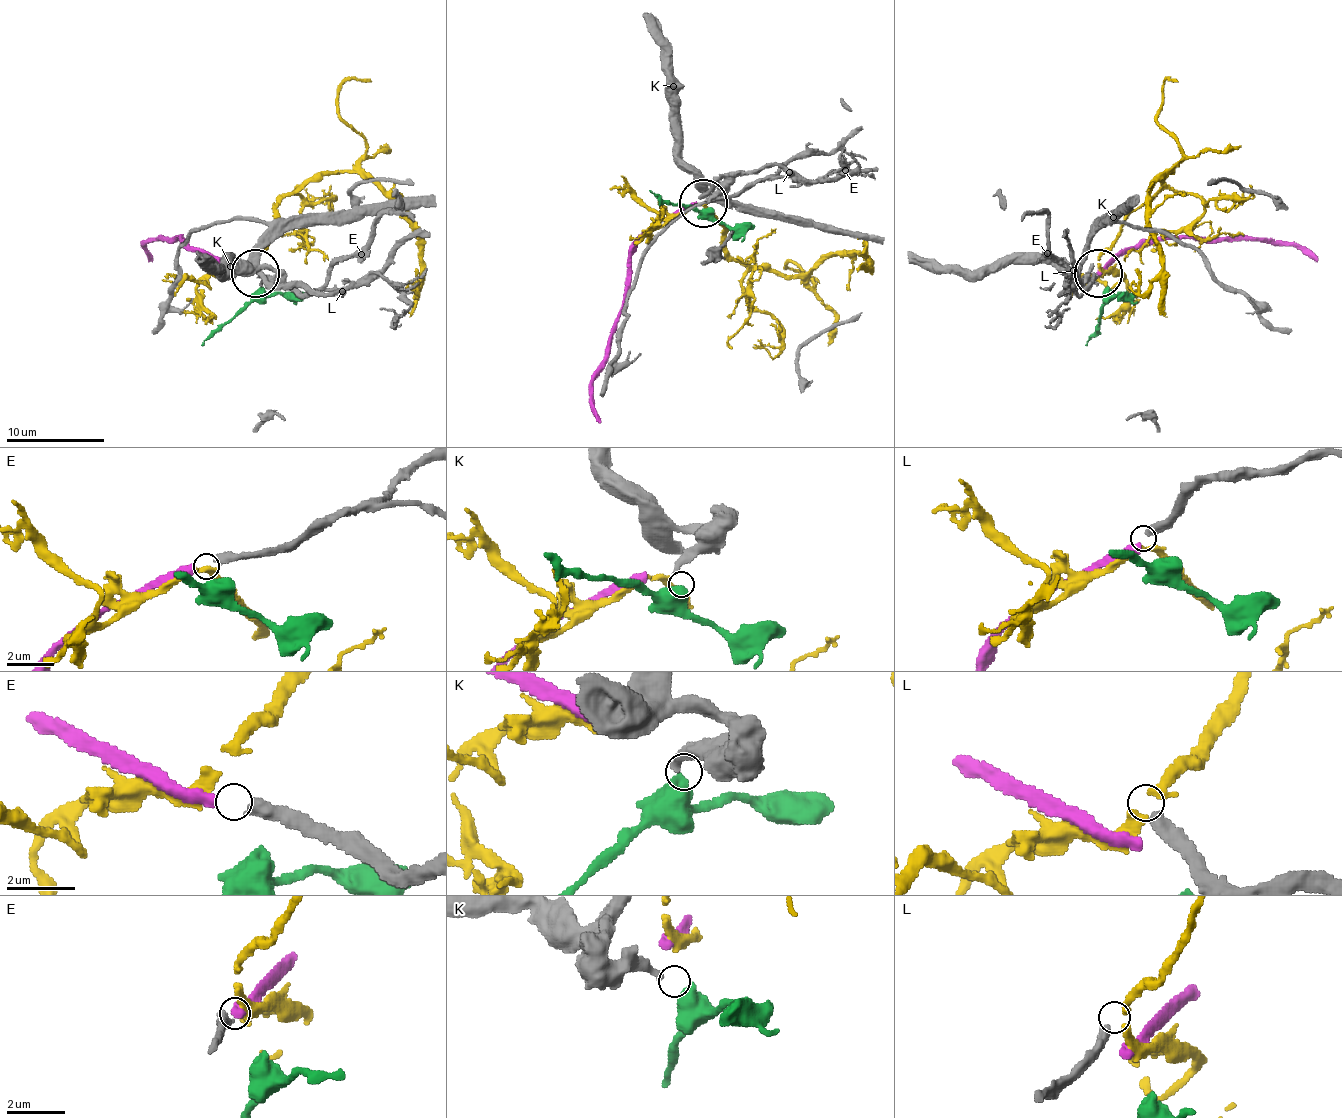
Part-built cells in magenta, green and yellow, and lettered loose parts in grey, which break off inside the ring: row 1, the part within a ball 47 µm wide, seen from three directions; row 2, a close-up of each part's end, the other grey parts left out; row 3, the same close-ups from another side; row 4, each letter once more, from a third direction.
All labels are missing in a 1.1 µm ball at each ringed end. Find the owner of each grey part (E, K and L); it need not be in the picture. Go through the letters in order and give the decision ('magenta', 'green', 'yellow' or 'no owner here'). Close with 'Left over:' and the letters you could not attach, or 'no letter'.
E: magenta
K: green
L: no owner here
Left over: L

